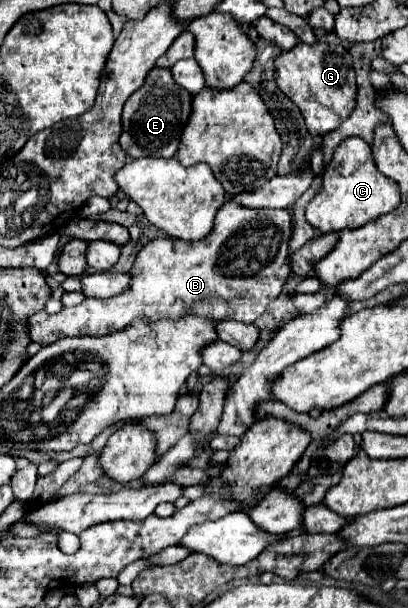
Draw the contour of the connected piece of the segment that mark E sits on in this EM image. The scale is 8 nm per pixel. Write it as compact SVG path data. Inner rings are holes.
M183 30L177 36L177 40L171 44L167 54L157 60L157 66L163 66L163 68L153 68L147 74L143 86L139 90L135 90L131 94L131 98L125 102L123 134L119 138L119 144L127 156L131 156L131 158L173 158L177 154L179 138L191 116L193 94L189 94L185 88L181 88L173 80L169 68L177 60L191 58L193 50L195 50L195 38L189 30Z

